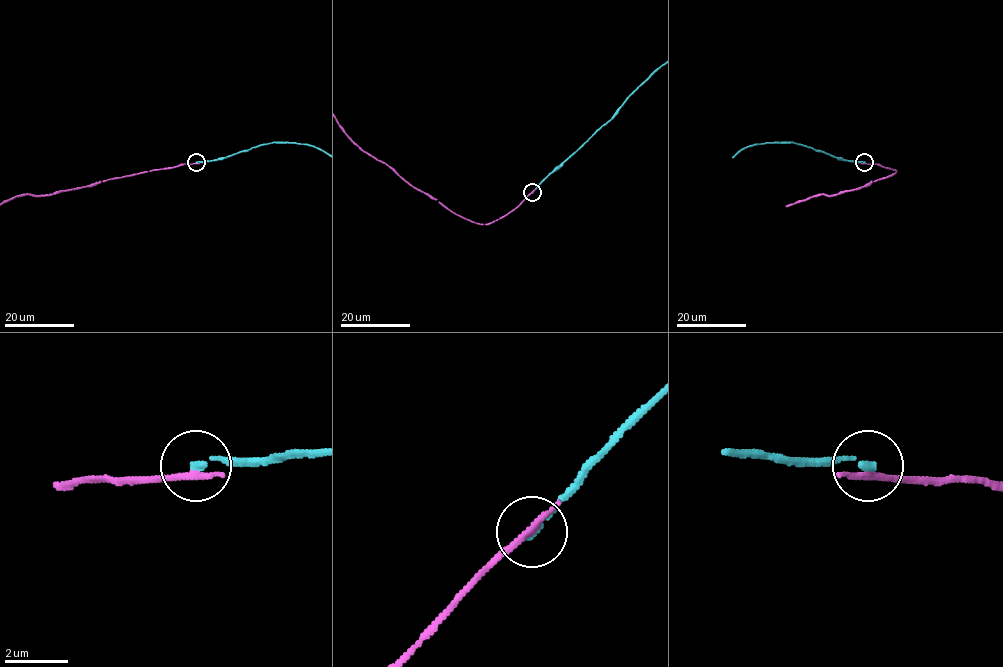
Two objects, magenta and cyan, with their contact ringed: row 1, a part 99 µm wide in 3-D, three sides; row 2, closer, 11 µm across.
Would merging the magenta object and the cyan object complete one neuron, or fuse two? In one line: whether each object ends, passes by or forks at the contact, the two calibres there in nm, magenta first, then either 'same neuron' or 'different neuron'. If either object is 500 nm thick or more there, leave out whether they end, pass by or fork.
magenta ends there; cyan ends there; 240 nm thick on the magenta side, 200 nm on the other; different neuron

